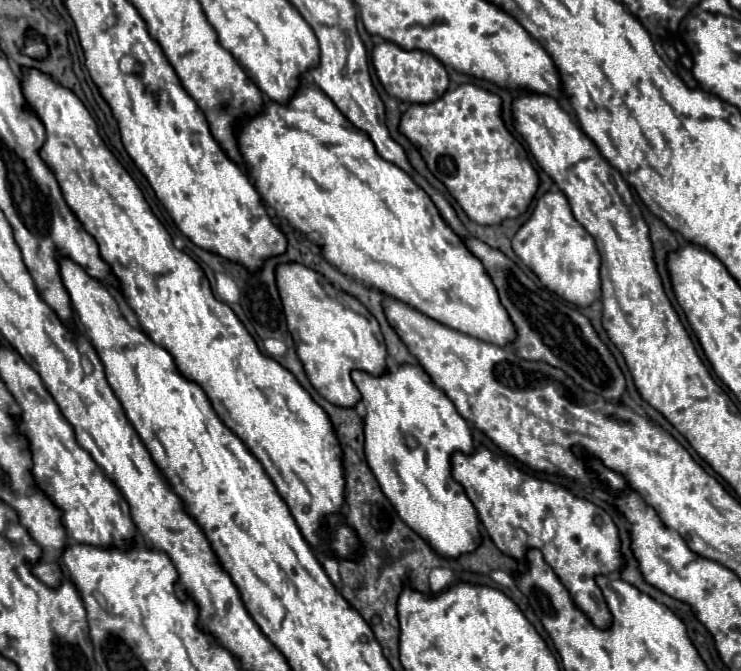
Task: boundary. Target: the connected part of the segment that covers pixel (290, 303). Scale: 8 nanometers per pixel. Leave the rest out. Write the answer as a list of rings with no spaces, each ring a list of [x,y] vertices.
[[[279,264],[277,288],[283,300],[287,328],[297,344],[297,354],[309,382],[331,404],[355,408],[361,394],[351,380],[351,372],[363,370],[371,376],[381,376],[387,370],[387,350],[373,336],[367,318],[345,308],[337,300],[335,288],[315,270],[301,264]]]

